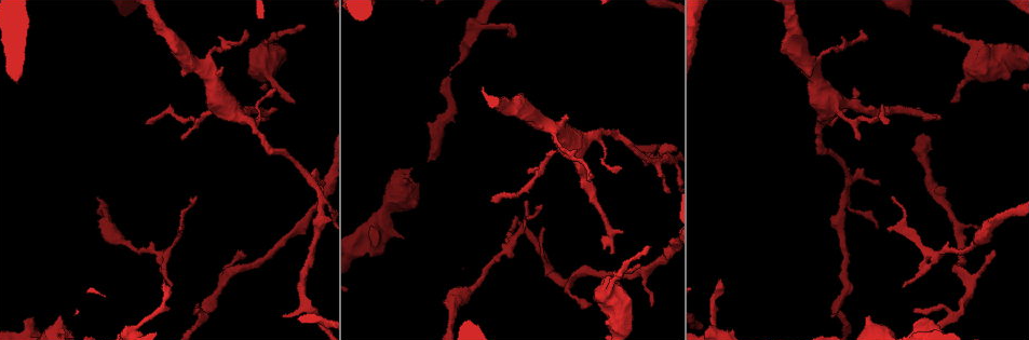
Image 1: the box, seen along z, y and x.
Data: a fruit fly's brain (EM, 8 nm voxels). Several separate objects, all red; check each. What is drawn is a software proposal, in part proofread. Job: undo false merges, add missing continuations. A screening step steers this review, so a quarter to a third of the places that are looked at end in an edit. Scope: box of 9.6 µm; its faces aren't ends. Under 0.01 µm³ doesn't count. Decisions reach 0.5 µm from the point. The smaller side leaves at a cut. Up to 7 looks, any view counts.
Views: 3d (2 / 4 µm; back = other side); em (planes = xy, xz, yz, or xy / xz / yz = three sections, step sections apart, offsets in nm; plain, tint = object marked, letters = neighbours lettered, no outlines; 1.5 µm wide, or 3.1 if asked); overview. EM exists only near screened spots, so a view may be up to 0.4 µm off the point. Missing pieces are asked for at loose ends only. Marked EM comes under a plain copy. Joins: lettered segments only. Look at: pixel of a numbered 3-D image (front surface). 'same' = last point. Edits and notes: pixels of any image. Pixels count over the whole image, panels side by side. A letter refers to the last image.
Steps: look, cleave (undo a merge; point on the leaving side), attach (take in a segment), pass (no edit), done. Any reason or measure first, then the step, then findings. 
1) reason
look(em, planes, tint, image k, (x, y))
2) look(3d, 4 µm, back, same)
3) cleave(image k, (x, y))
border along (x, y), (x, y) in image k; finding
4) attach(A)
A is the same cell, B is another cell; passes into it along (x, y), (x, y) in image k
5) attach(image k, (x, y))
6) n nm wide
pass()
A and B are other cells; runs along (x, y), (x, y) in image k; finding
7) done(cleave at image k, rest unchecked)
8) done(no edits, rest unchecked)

three-way junction
look(3d, 2 µm, image 1, (135, 329))

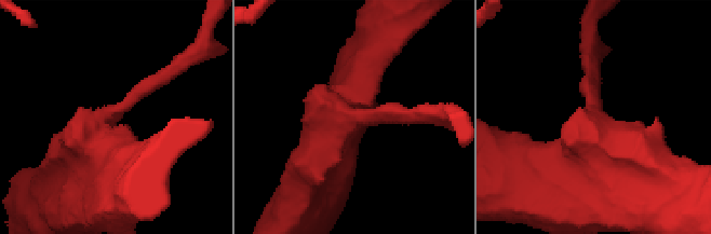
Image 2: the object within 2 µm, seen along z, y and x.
3 arms; need the tissue
look(em, planes, letters, image 2, (118, 115))

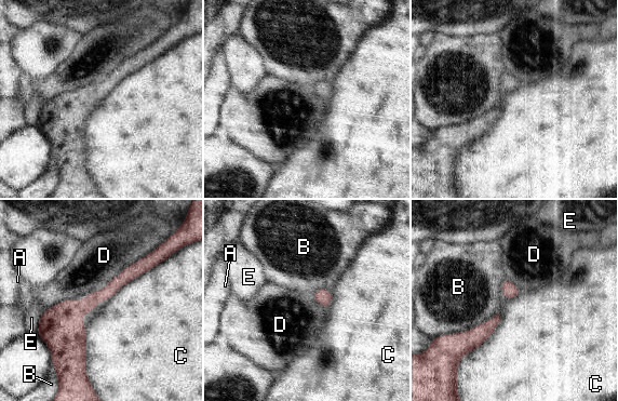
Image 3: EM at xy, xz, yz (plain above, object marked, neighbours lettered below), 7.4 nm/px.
D touches over 600 nm
pass()
A, B, C, D and E are other cells; continuous, no second cell

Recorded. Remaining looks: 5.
thin end
look(em, xz, step 8, letters, image 1, (887, 123))

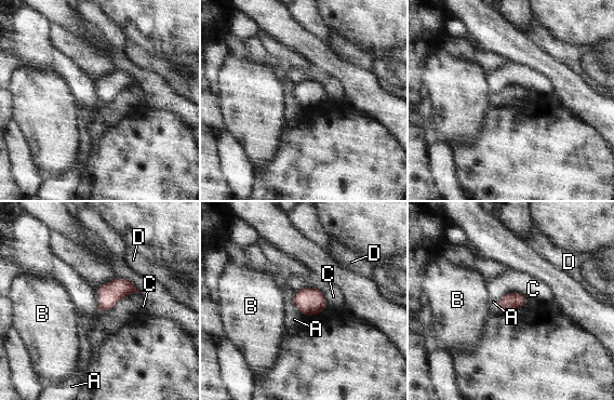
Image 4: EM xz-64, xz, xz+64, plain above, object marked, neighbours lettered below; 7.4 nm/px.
look(em, yz, step 8, letters, same)

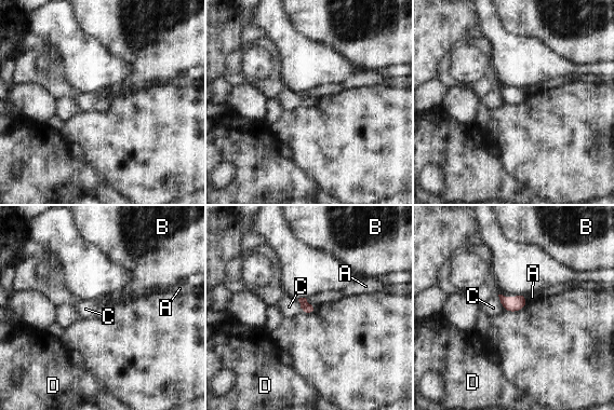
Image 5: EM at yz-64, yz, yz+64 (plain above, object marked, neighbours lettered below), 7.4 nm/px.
pass()
A, B, C and D are other cells; none of them fits

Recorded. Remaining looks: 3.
tapers out
look(em, xy, step 4, letters, image 1, (649, 246))

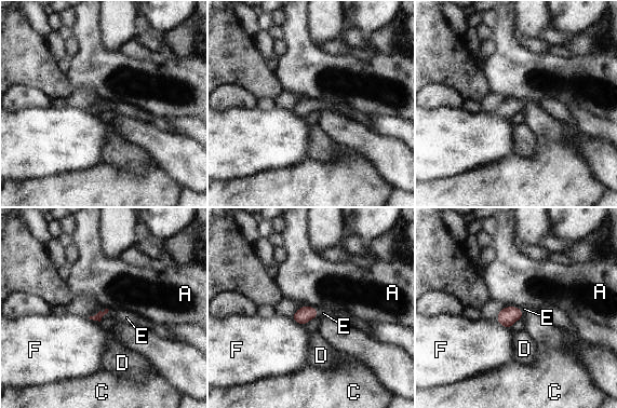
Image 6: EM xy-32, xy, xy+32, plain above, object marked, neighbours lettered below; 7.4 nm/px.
look(em, planes, letters, same)

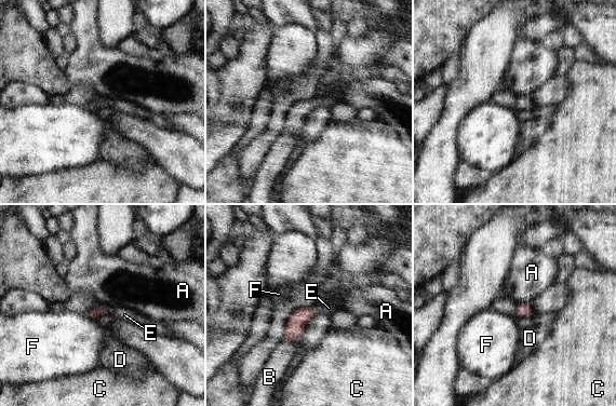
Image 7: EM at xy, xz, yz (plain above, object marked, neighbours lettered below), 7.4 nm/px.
attach(E)
E is the same cell, A, B, C, D and F are other cells; passes into it along (297, 320), (316, 311), (329, 308) in image 7; it goes on there

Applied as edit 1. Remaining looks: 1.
done(attach at image 7, rest unchecked)

